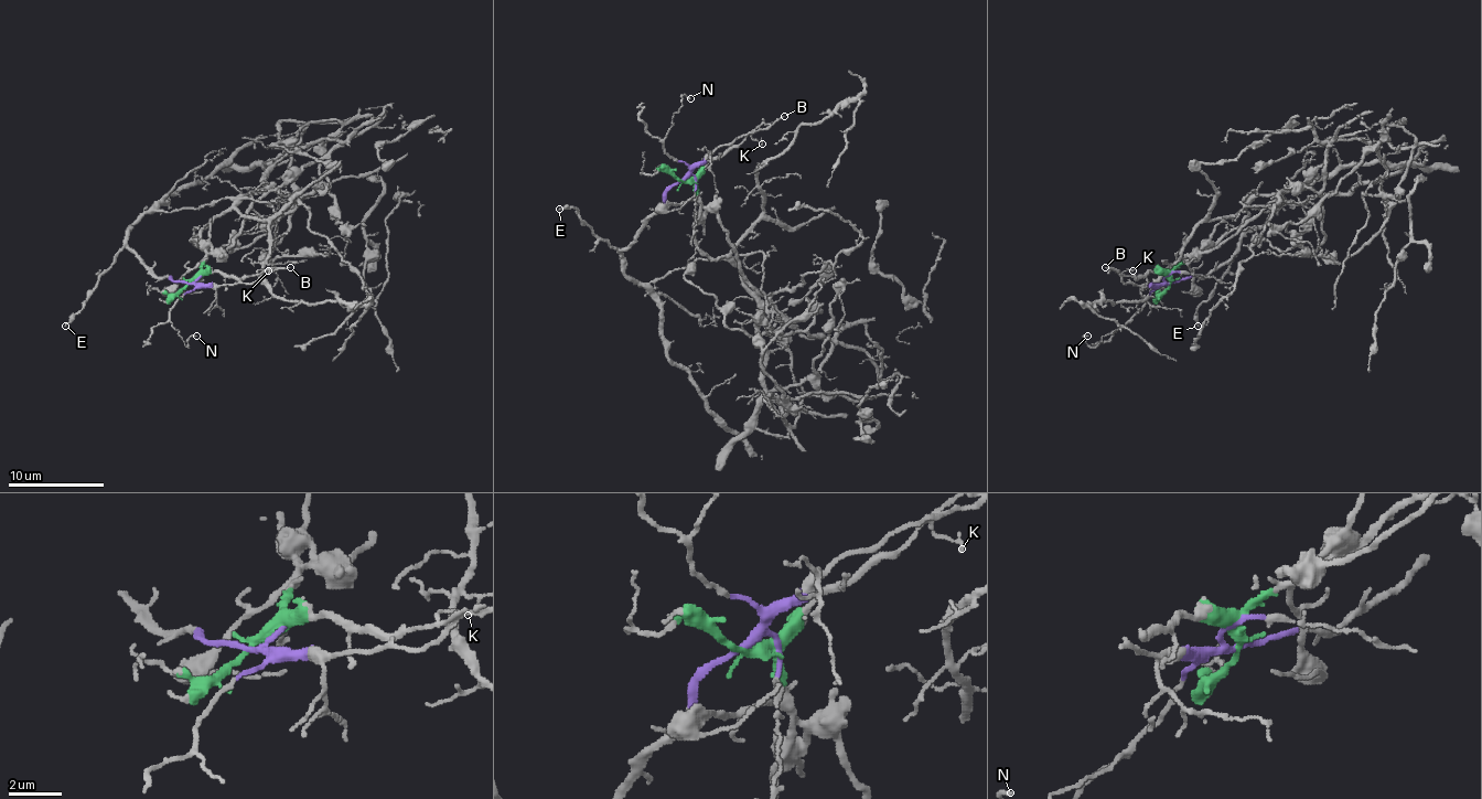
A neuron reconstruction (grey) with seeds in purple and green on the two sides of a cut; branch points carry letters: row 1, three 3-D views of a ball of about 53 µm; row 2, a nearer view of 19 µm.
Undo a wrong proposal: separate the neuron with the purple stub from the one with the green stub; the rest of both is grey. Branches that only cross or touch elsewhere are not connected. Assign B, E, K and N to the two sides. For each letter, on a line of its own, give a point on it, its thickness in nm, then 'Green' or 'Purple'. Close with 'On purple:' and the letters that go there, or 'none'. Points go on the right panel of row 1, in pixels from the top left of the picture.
B: Place: (1105, 267). Thickness 130 nm. Purple
E: Place: (1198, 326). Thickness 180 nm. Purple
K: Place: (1133, 270). Thickness 110 nm. Green
N: Place: (1087, 336). Thickness 130 nm. Purple
On purple: B, E, N

